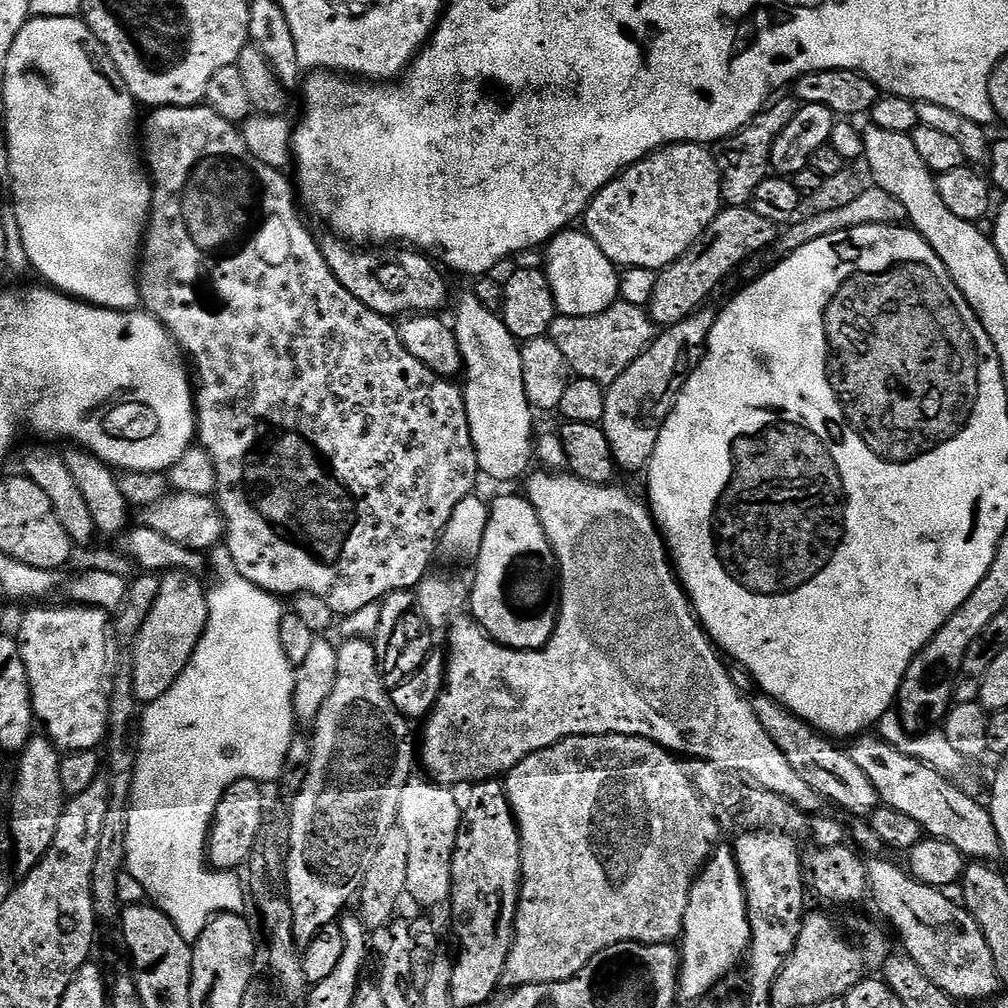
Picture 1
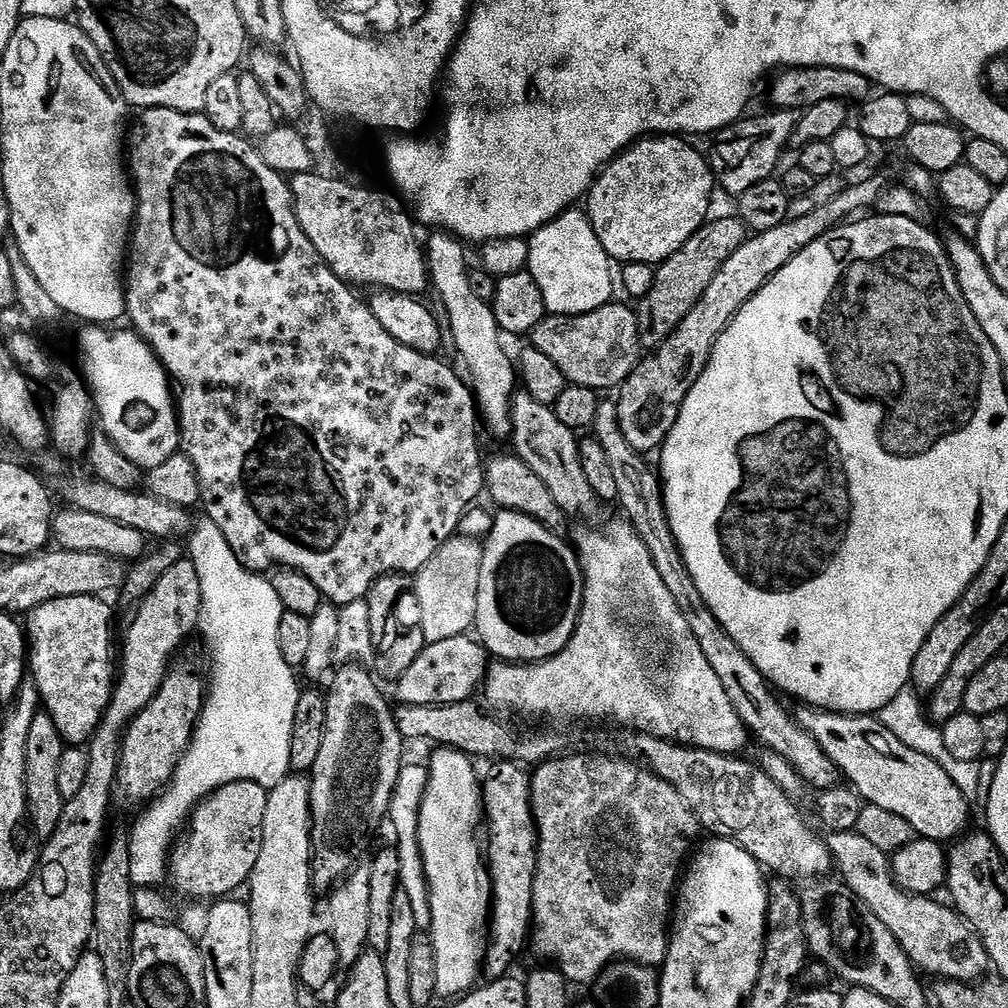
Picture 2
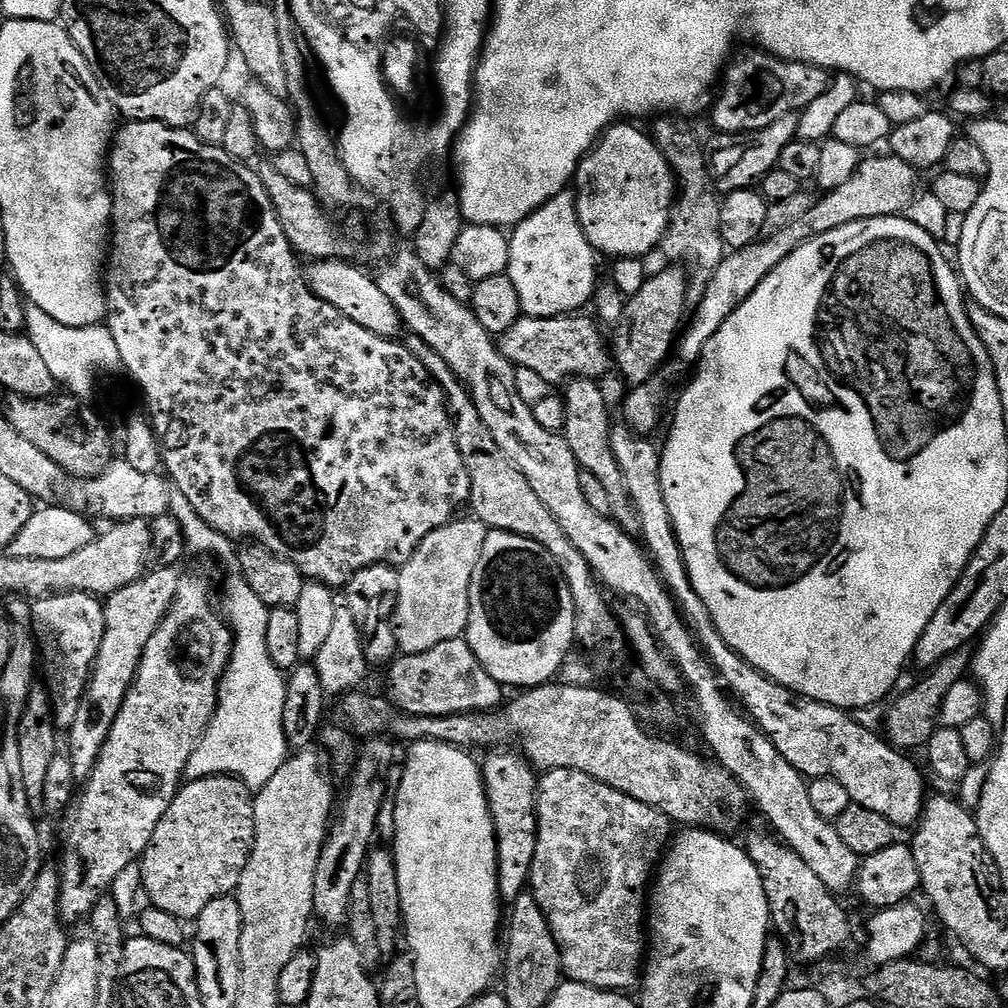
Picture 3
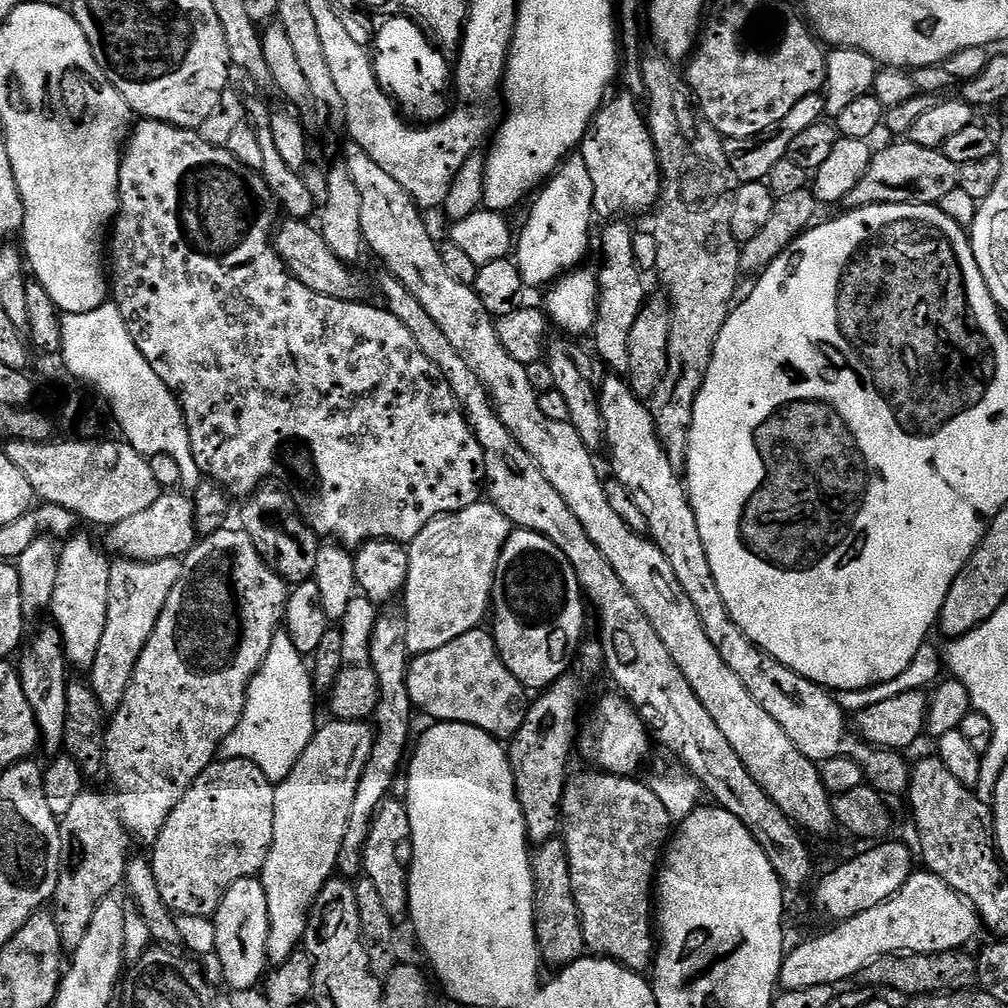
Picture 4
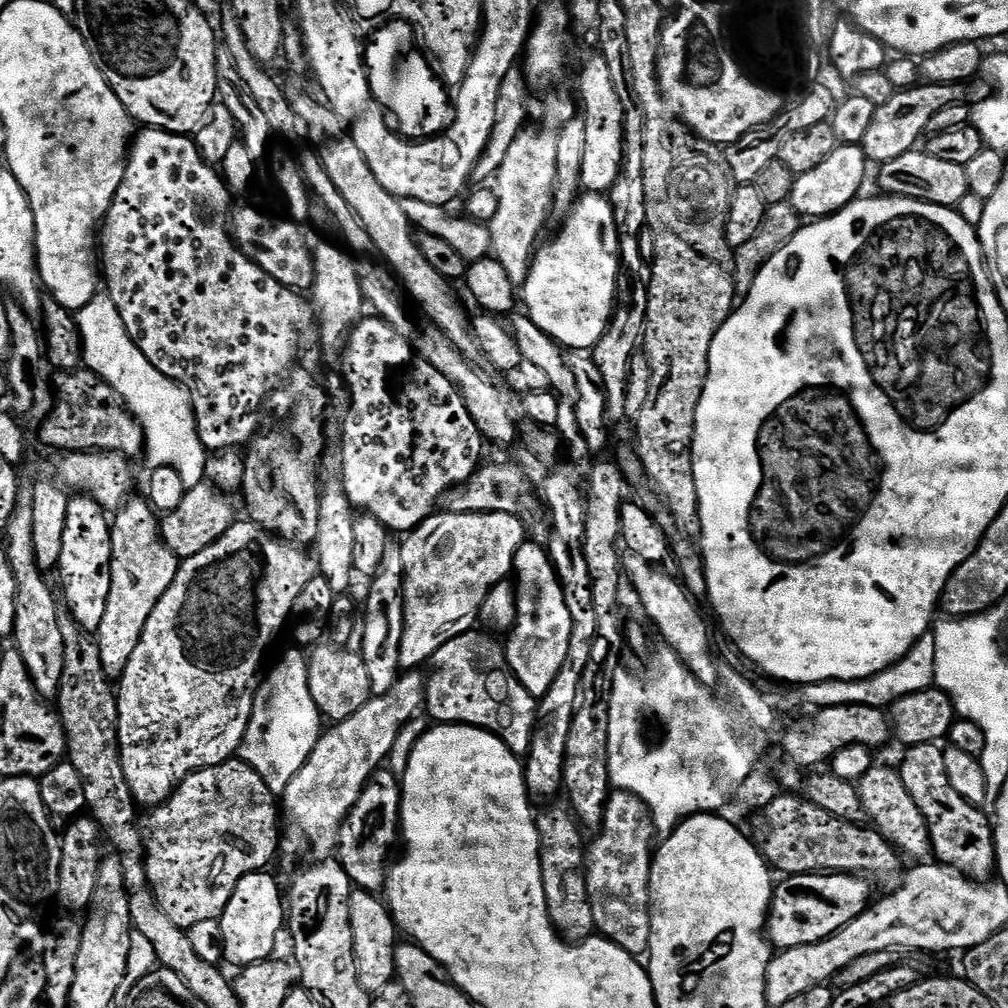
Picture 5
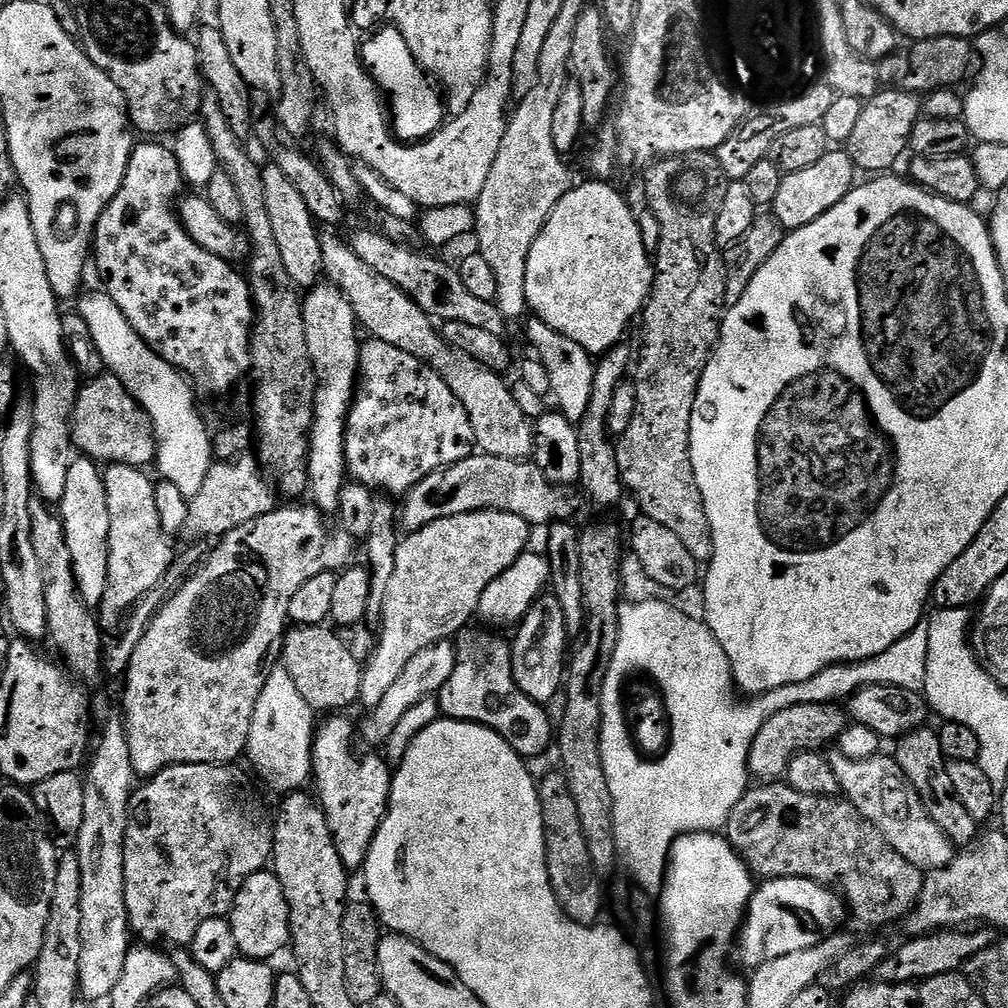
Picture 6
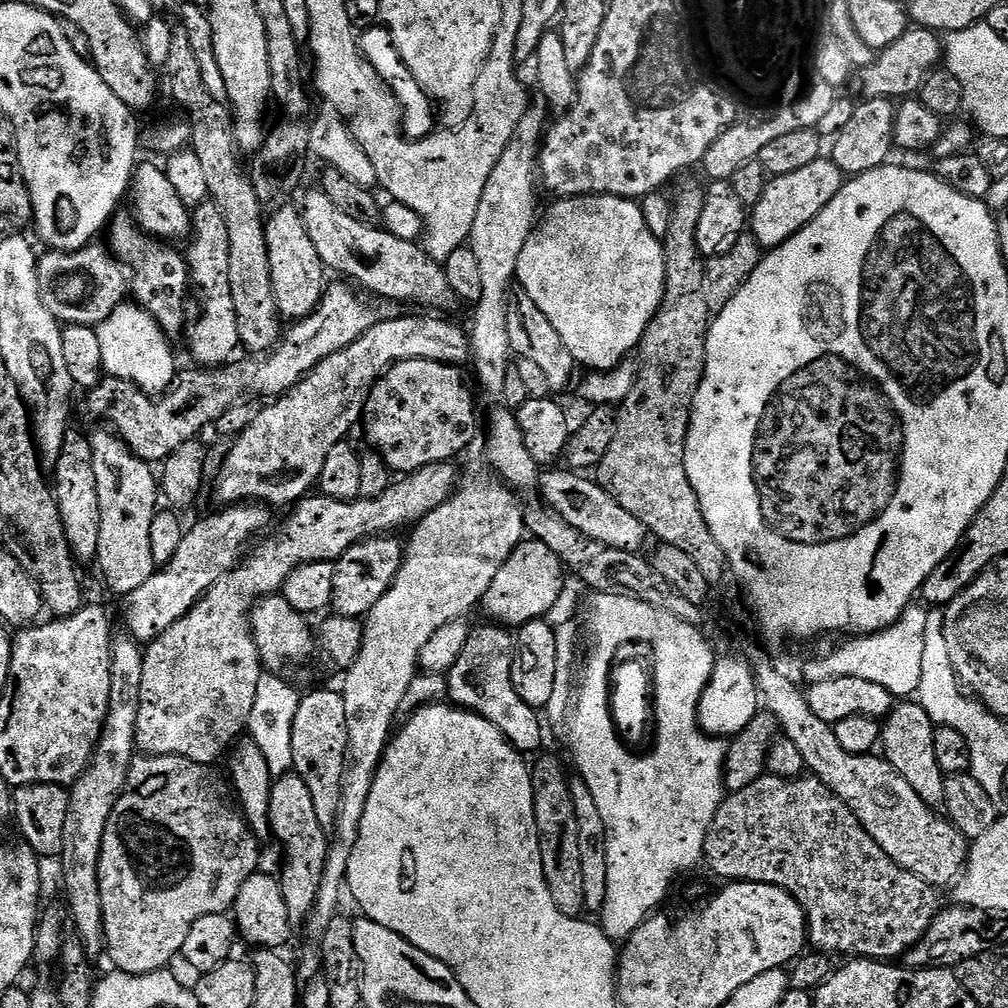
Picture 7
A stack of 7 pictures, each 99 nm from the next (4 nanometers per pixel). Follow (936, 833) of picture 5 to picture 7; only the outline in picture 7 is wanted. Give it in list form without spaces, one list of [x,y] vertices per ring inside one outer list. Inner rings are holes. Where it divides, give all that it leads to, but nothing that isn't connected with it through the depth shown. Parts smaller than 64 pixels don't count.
[[[900,702],[893,708],[892,713],[883,721],[879,743],[884,746],[883,759],[888,761],[906,782],[910,782],[914,794],[926,802],[926,806],[937,810],[944,808],[946,790],[944,789],[944,771],[938,766],[938,758],[934,755],[934,734],[930,714],[918,702]]]

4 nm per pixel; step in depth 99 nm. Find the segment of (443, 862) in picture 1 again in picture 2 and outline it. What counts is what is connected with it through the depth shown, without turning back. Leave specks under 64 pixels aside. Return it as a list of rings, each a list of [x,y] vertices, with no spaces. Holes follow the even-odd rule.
[[[412,762],[405,763],[404,768],[399,772],[398,786],[392,796],[388,819],[398,840],[396,849],[401,864],[399,887],[406,892],[412,903],[415,926],[419,931],[429,931],[432,927],[428,879],[425,878],[424,860],[420,856],[420,840],[417,838],[421,800],[425,796],[428,782],[429,772],[427,765],[423,763],[421,765],[412,764]]]

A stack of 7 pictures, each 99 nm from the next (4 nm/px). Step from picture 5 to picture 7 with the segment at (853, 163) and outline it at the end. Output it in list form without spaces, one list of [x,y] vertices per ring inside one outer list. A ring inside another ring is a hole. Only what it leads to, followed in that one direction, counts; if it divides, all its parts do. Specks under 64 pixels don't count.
[[[821,158],[794,170],[794,174],[782,174],[769,179],[762,202],[750,212],[750,232],[760,243],[761,249],[771,250],[798,234],[844,187],[846,177],[830,158]]]

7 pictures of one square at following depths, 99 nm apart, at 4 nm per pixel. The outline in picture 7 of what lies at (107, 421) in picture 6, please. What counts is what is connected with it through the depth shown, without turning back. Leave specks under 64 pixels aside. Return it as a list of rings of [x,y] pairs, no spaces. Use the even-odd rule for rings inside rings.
[[[329,283],[324,290],[324,296],[315,312],[307,320],[293,323],[287,329],[286,337],[275,351],[263,358],[237,359],[231,364],[225,364],[213,370],[201,370],[192,366],[189,372],[181,371],[172,381],[168,391],[159,398],[153,399],[149,393],[143,392],[137,384],[129,380],[119,380],[117,376],[108,376],[101,380],[97,388],[91,389],[88,396],[88,412],[96,420],[113,420],[117,424],[118,435],[124,442],[125,449],[132,452],[140,460],[149,462],[163,462],[169,460],[184,444],[193,443],[199,432],[207,430],[211,424],[216,424],[231,408],[236,408],[247,396],[268,396],[264,398],[279,398],[285,396],[293,386],[300,383],[308,373],[314,371],[323,360],[330,358],[330,354],[338,354],[346,346],[350,346],[362,334],[369,332],[378,323],[378,315],[355,292],[353,285]]]

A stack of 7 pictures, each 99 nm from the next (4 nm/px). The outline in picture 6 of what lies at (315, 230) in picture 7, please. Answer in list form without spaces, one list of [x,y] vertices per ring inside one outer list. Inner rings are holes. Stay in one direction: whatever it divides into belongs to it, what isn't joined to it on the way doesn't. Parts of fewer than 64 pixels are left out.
[[[375,229],[356,233],[350,239],[350,245],[357,256],[412,297],[419,308],[433,319],[445,323],[463,322],[477,327],[478,330],[489,331],[495,336],[505,335],[506,317],[494,302],[483,302],[474,297],[474,294],[470,294],[466,286],[462,286],[462,278],[453,265],[451,267],[436,258],[422,254],[421,251],[399,247]]]

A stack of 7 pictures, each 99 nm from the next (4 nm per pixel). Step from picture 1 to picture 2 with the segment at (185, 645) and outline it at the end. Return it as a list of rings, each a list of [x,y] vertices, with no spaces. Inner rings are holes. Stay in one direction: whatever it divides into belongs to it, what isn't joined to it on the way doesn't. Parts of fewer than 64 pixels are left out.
[[[185,558],[162,575],[153,592],[135,609],[136,617],[124,640],[124,669],[121,672],[119,669],[112,690],[112,701],[108,703],[104,719],[90,741],[90,772],[93,777],[102,775],[104,768],[112,770],[117,767],[125,729],[158,694],[163,680],[177,659],[176,651],[183,646],[184,639],[192,631],[195,633],[199,629],[201,606],[202,586],[198,582],[198,570],[194,570],[192,560]]]

